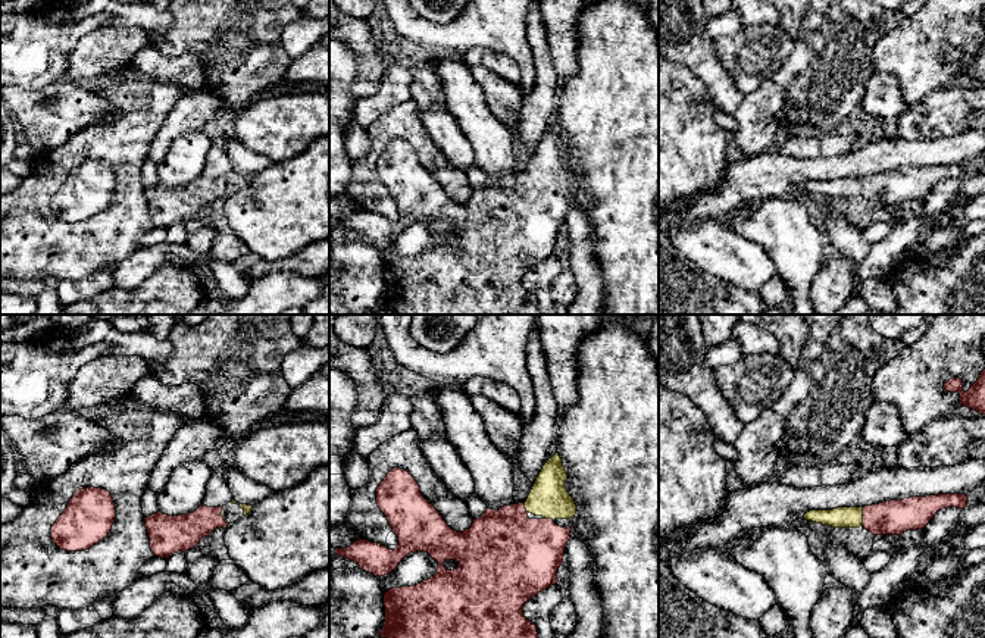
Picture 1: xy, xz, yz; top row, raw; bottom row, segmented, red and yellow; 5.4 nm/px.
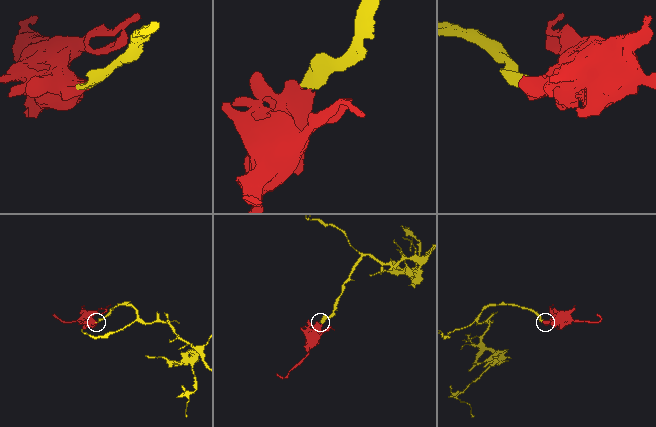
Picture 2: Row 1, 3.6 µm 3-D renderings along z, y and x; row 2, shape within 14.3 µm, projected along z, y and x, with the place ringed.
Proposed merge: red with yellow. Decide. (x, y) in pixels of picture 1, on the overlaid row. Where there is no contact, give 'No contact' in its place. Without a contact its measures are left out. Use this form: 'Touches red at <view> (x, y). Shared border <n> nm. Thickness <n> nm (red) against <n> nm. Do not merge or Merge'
Touches red at yz (863, 516). Shared border 110 nm. Thickness 190 nm (red) against 110 nm. Merge

